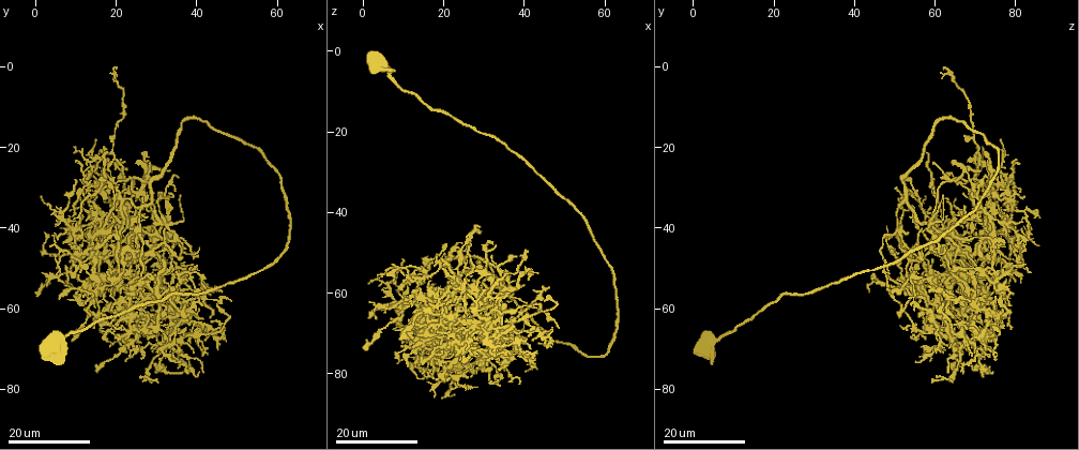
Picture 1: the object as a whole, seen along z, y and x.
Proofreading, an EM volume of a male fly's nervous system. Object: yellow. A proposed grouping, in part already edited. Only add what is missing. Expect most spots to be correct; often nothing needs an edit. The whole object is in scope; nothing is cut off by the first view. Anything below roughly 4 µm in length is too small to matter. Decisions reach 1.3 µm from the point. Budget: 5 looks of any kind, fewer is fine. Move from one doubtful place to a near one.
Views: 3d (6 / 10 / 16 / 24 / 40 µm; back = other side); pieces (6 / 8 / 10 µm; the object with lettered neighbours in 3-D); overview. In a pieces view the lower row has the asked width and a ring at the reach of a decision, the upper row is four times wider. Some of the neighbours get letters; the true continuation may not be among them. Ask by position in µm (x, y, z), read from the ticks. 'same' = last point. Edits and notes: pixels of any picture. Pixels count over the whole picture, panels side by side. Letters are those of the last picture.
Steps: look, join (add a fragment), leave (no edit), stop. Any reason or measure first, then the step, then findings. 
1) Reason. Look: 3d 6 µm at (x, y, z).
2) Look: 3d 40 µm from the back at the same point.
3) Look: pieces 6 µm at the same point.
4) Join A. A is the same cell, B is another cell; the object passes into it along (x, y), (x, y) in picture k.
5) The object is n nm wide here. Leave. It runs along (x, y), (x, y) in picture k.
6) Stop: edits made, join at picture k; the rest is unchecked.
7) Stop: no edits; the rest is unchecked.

Branch stops here. Look: 3d 16 µm at (9.0, 68.0, 71.0).

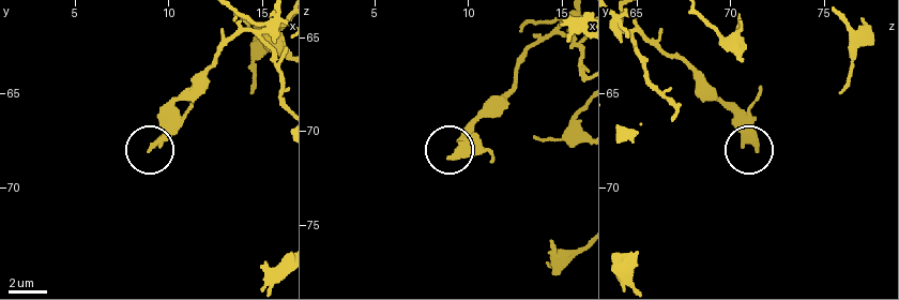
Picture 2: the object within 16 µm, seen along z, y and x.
Look: pieces 8 µm at (8.9, 68.1, 71.4).

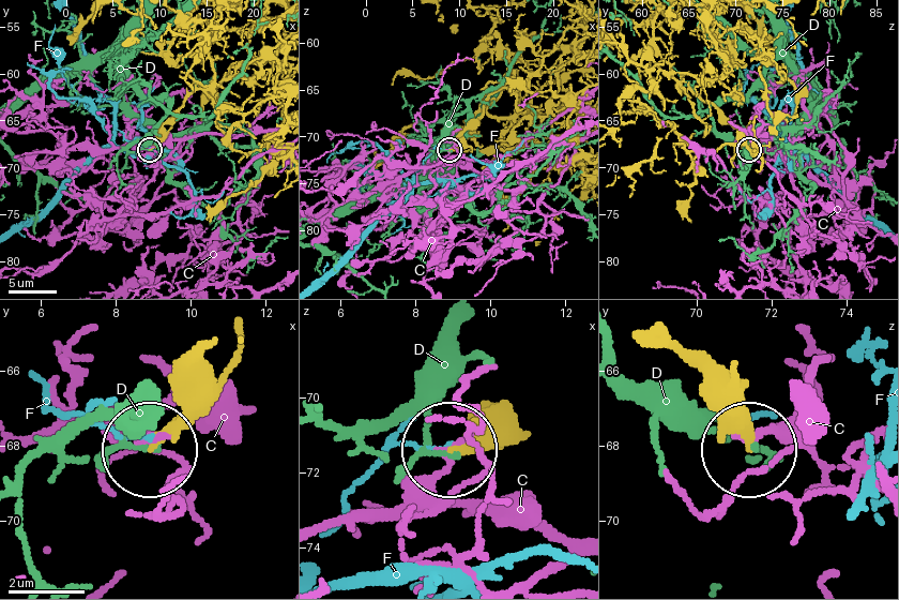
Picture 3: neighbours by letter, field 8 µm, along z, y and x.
The object is 210 nm wide here. Leave. C, D and F are other cells; it runs along (668, 339), (697, 368), (710, 406), (745, 451) in picture 3; none of them fits.

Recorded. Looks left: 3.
Look: 3d 16 µm at (14.0, 61.0, 59.5).

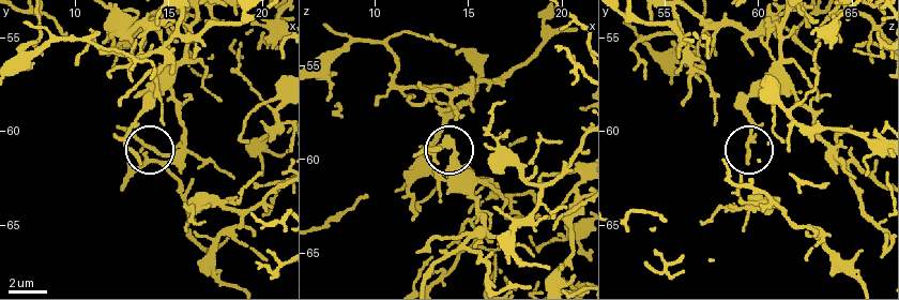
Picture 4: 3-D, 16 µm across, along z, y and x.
See the neighbours. Look: pieces 6 µm at (13.5, 61.6, 59.5).

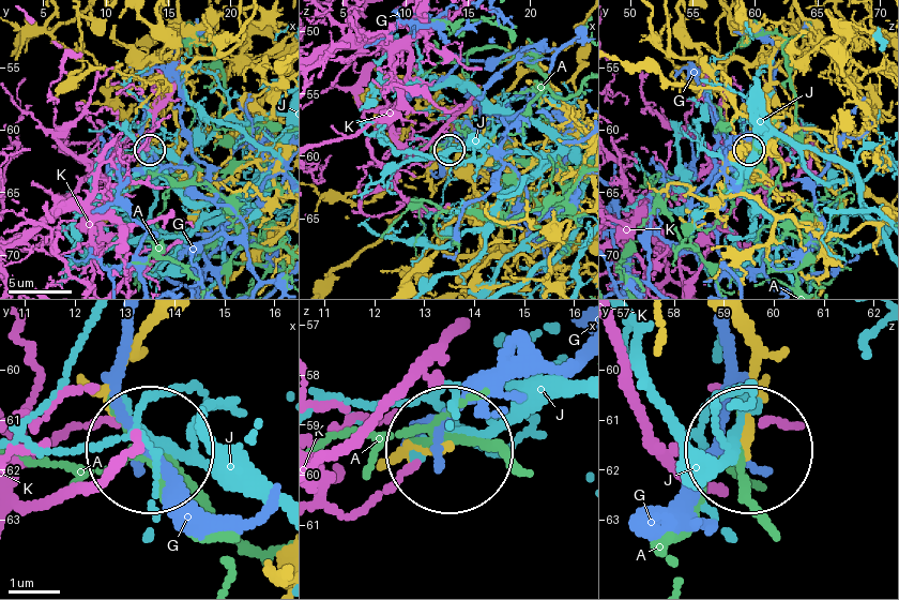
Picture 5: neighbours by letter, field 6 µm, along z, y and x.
Leave. A, G, J and K are other cells; it runs along (736, 320), (749, 444) in picture 5; no lettered fragment goes on from it.

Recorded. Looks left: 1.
Stop: no edits; the rest is unchecked.

